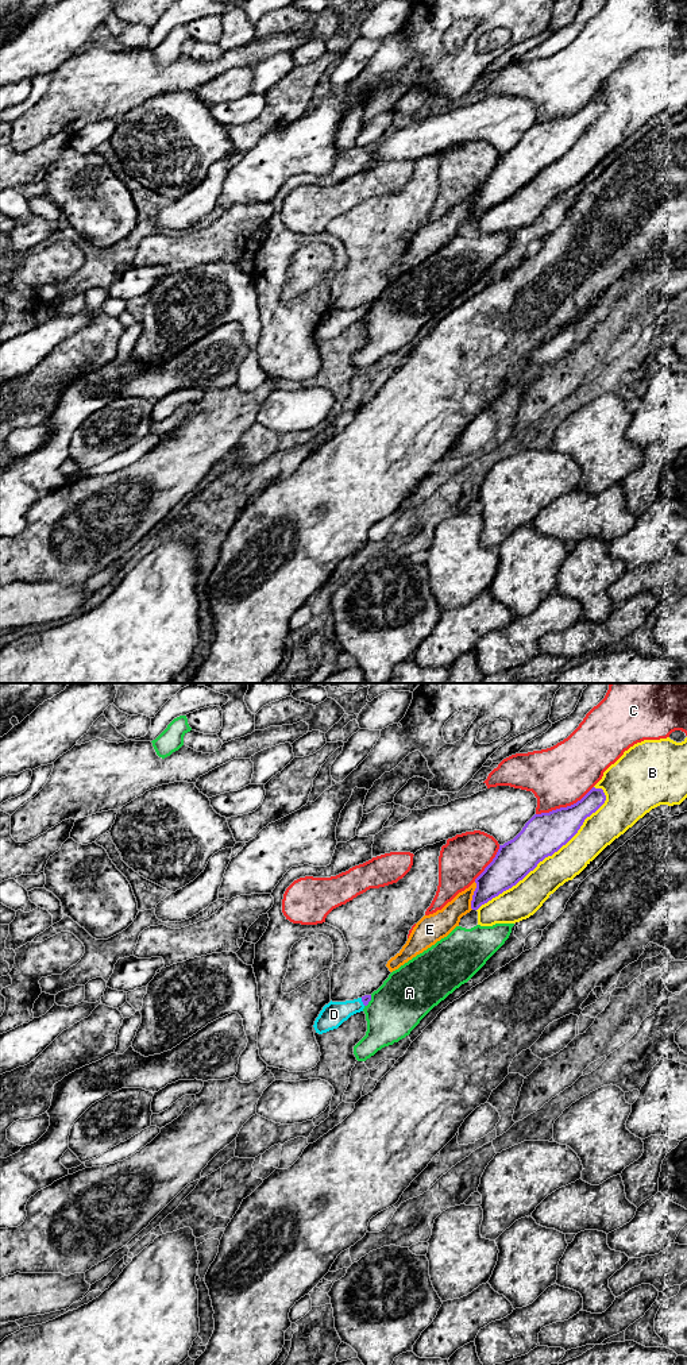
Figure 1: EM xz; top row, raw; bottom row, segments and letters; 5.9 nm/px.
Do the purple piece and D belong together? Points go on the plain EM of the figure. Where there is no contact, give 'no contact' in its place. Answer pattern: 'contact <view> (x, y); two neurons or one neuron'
contact xz (362, 309); one neuron

